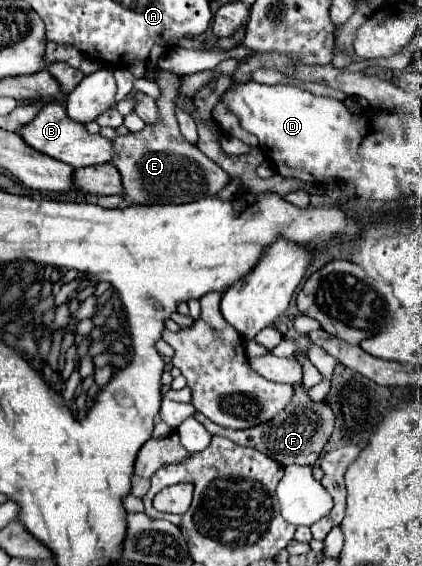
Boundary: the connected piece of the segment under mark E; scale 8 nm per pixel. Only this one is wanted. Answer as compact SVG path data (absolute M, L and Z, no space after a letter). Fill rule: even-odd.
M160 70L157 85L163 96L157 104L161 122L113 140L113 164L123 178L121 196L127 204L187 204L215 196L231 182L231 176L223 168L209 160L195 144L183 140L173 108L173 98L179 94L179 80L179 75Z

